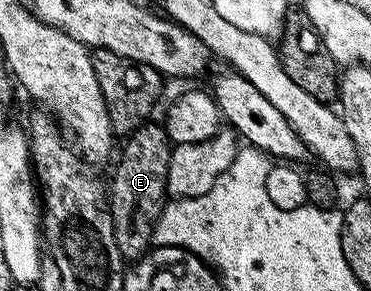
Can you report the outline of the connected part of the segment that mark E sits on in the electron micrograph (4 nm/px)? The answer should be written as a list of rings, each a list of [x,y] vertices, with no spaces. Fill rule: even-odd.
[[[148,120],[126,139],[119,154],[120,166],[109,182],[109,209],[113,220],[113,232],[117,236],[117,248],[124,259],[138,260],[148,253],[151,237],[159,214],[165,205],[167,193],[167,162],[171,159],[172,143],[166,129],[155,120]]]

